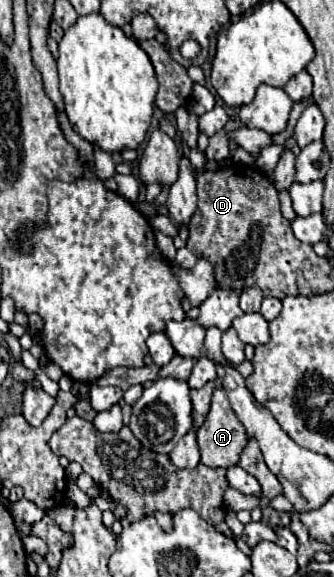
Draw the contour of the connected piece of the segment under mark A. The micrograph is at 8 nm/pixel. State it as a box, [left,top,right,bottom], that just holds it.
[197,386,249,468]

